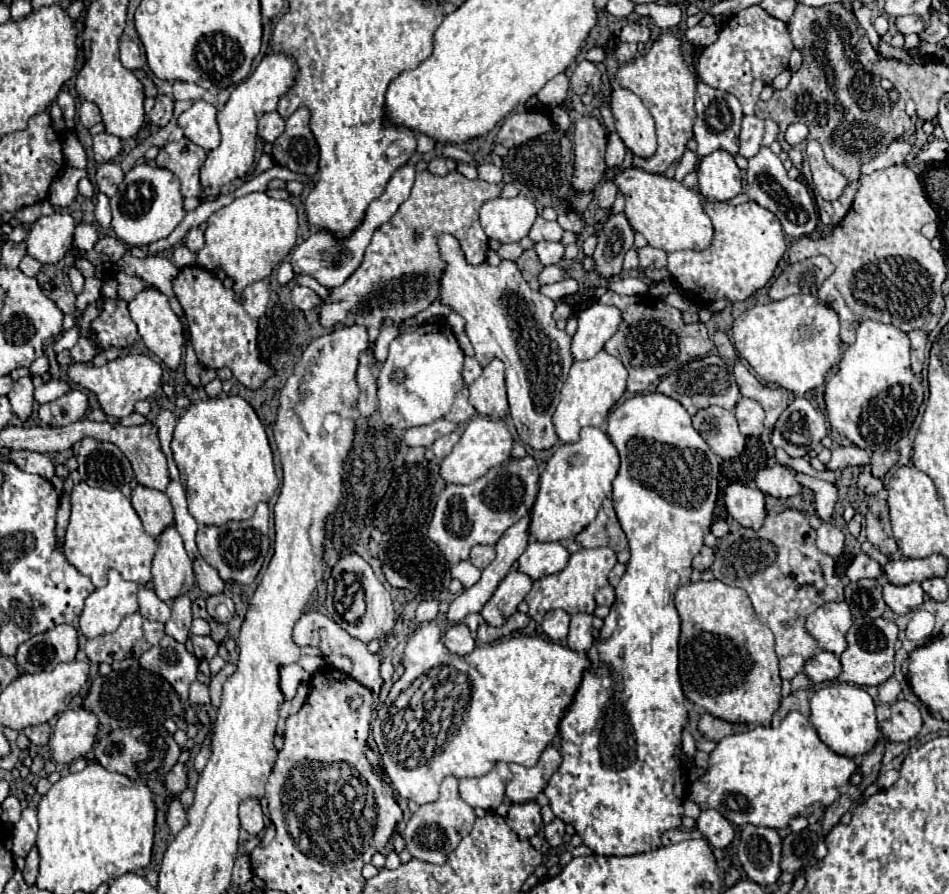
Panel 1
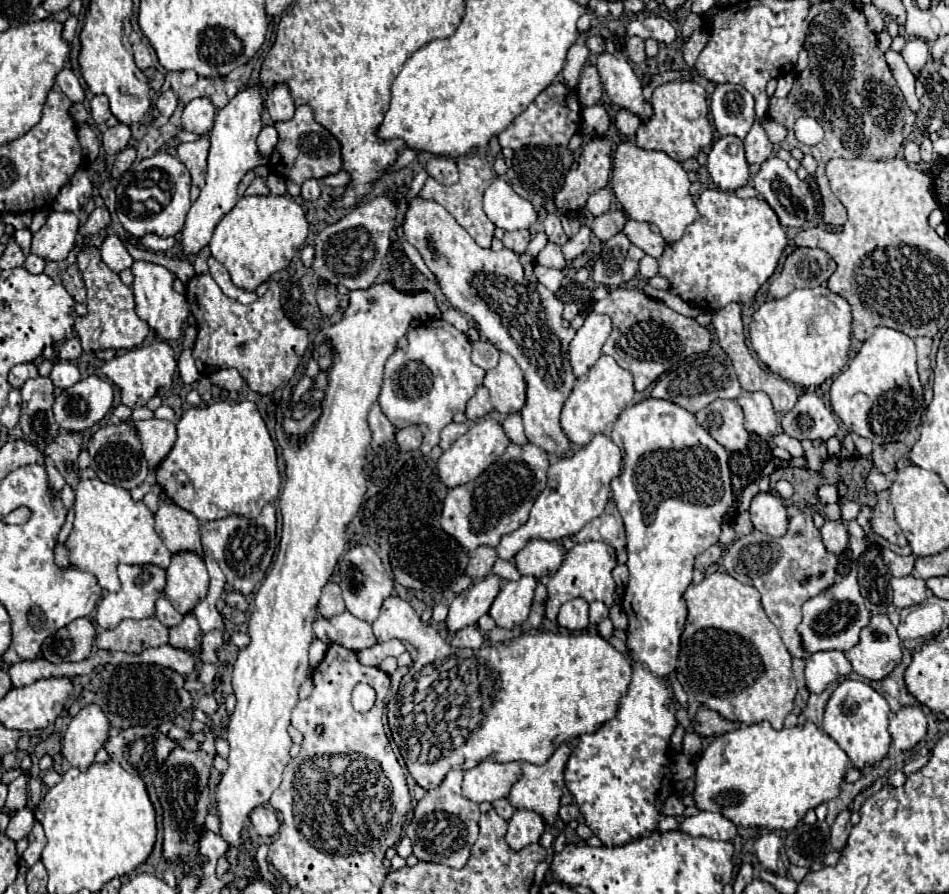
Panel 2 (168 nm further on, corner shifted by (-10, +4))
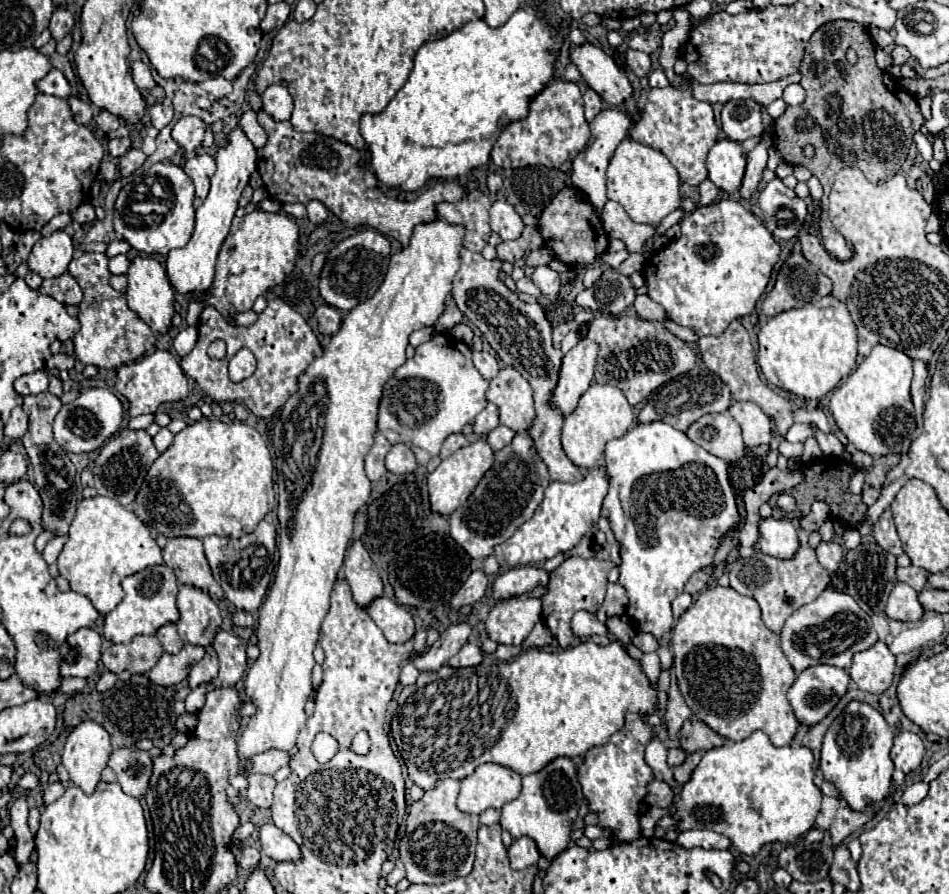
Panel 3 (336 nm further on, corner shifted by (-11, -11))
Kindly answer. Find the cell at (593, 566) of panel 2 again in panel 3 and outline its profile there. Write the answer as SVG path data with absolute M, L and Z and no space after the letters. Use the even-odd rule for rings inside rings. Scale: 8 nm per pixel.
M568 556L556 570L550 572L550 582L546 584L546 594L540 598L542 600L542 620L558 640L562 648L568 648L574 644L574 640L566 640L568 636L572 638L572 628L570 620L574 612L586 610L586 612L598 612L604 594L606 594L606 584L608 584L608 572L614 564L612 562L602 562L596 558L580 558L580 556Z

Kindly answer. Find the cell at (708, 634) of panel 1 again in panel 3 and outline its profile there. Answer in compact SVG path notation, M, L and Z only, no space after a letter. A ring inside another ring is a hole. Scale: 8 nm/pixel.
M710 586L680 616L672 632L672 652L678 688L698 720L702 720L716 734L732 742L740 742L748 738L754 730L762 730L768 734L774 746L790 744L798 728L798 722L786 698L788 688L794 684L794 668L788 664L786 656L780 650L780 636L768 630L762 622L760 606L754 598L742 596L730 586Z

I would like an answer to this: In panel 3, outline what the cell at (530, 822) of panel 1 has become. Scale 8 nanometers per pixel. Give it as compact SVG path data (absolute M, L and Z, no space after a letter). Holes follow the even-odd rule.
M520 838L514 840L510 846L510 866L514 870L524 870L528 866L534 866L540 858L540 852L534 844L534 840L530 838Z

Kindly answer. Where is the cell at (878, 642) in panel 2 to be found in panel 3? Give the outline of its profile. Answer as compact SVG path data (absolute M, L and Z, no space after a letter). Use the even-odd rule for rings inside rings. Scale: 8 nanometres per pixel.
M878 640L872 648L856 652L848 674L860 690L882 694L892 684L894 668L896 668L894 654L882 640Z

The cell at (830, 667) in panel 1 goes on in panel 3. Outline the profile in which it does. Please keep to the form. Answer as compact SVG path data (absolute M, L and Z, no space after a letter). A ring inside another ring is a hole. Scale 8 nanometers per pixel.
M818 664L812 668L806 668L790 686L788 690L788 702L794 710L794 716L800 724L806 726L816 726L822 718L826 718L834 706L838 704L838 700L846 694L850 684L850 676L846 670L836 668L836 666L826 666L826 664Z

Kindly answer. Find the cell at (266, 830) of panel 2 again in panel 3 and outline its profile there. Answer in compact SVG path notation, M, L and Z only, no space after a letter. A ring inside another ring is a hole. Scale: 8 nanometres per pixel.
M272 822L260 828L260 844L262 844L262 852L276 862L288 862L288 860L298 862L300 860L298 844L288 834L284 834L280 828L276 828Z

